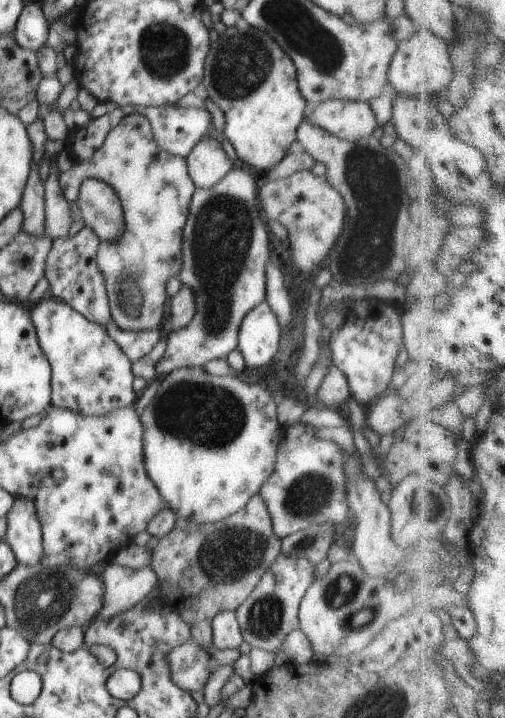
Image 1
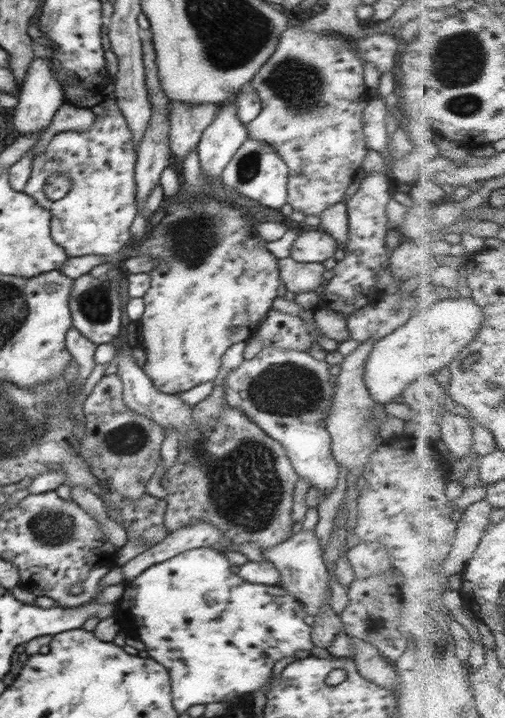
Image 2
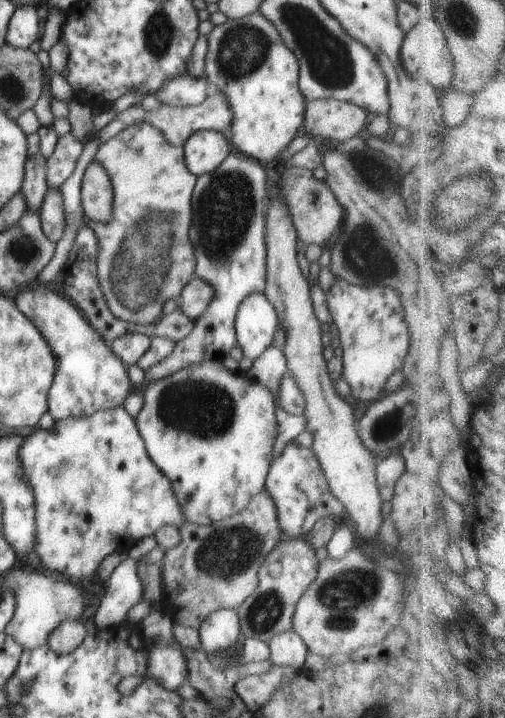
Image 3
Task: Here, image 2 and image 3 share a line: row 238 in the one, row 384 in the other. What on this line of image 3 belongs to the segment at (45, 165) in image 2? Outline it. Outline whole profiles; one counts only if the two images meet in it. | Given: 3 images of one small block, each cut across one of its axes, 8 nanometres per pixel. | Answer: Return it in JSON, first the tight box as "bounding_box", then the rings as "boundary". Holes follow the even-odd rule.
{"bounding_box":[14,284,131,421],"boundary":[[[34,284],[18,291],[14,301],[22,314],[37,326],[42,336],[50,343],[57,358],[57,373],[50,387],[48,410],[56,421],[64,421],[67,418],[81,419],[98,411],[123,406],[124,400],[130,394],[131,381],[128,378],[127,366],[112,352],[100,333],[90,326],[83,314],[78,312],[78,308],[64,298],[64,294],[55,290],[49,291],[45,285]]]}

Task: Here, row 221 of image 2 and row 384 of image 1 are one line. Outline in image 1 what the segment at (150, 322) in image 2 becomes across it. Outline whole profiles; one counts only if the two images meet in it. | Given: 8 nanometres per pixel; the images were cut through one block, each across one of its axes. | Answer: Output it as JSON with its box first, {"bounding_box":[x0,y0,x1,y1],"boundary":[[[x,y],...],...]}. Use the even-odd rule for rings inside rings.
{"bounding_box":[141,366,283,524],"boundary":[[[202,366],[183,367],[182,370],[175,370],[172,374],[161,377],[161,384],[157,388],[155,396],[142,412],[141,423],[143,426],[143,452],[144,466],[150,476],[150,480],[156,484],[156,488],[161,494],[161,498],[167,506],[174,511],[178,520],[192,520],[200,524],[216,524],[225,518],[236,514],[250,502],[250,498],[259,494],[260,487],[266,479],[272,474],[278,447],[281,441],[283,427],[277,418],[277,403],[274,398],[262,388],[260,384],[249,384],[240,380],[236,375],[218,376],[207,373]]]}

